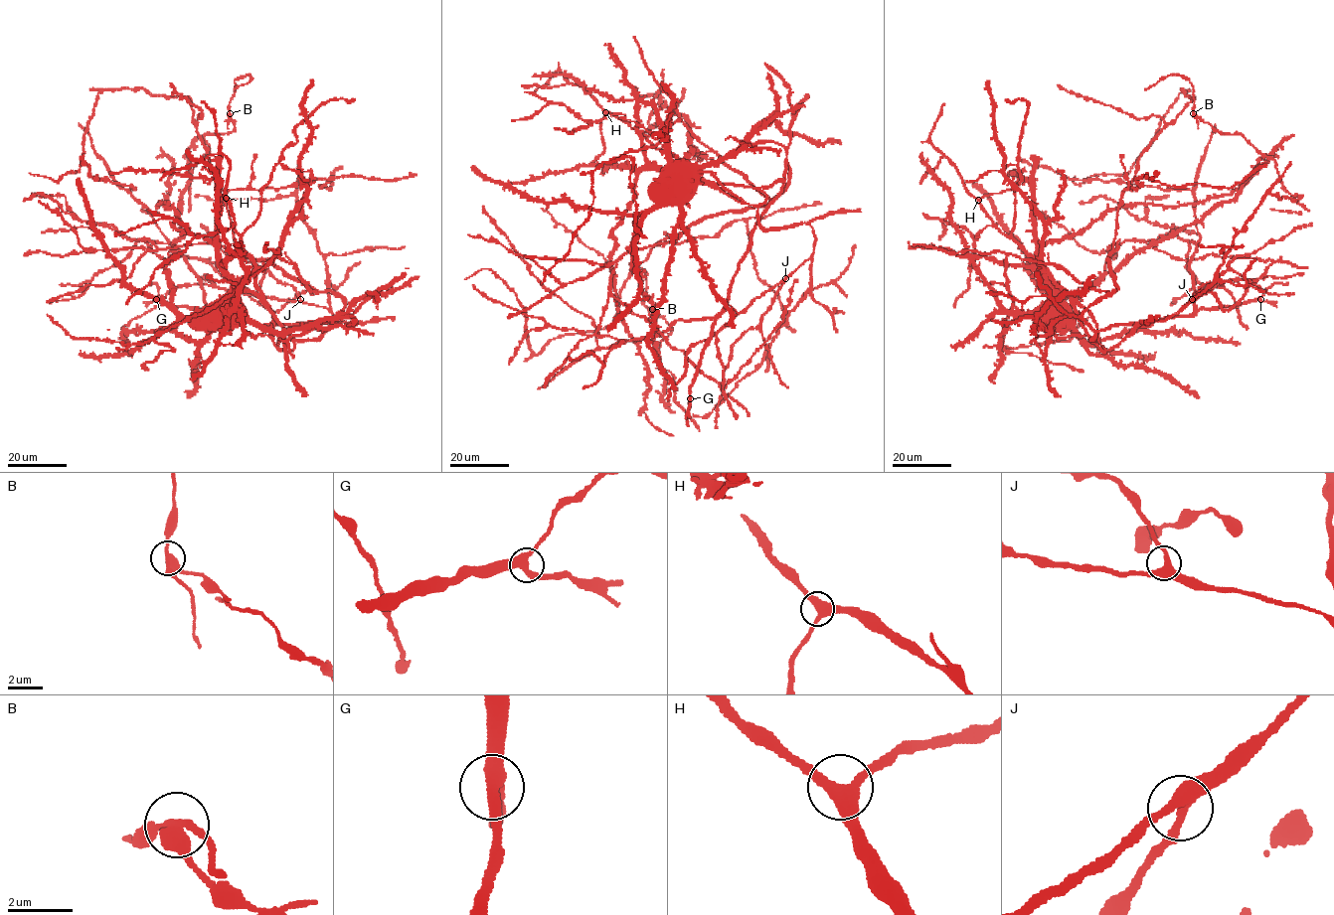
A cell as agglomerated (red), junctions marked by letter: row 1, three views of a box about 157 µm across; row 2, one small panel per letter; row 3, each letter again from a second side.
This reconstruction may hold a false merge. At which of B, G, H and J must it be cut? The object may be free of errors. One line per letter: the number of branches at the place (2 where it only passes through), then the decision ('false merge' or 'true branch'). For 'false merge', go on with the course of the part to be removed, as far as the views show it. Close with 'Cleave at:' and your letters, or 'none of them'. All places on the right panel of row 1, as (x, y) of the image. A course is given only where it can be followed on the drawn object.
B: 3 | false merge | (1193, 113), (1192, 82), (1185, 76), (1164, 76), (1145, 89)
G: 3 | true branch
H: 3 | true branch
J: 3 | true branch
Cleave at: B

